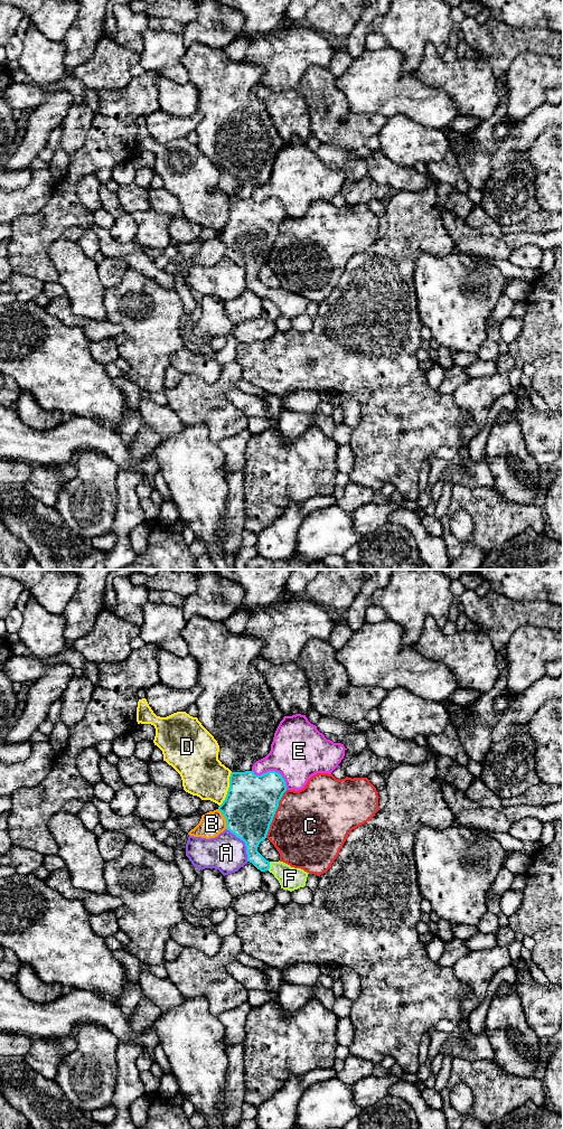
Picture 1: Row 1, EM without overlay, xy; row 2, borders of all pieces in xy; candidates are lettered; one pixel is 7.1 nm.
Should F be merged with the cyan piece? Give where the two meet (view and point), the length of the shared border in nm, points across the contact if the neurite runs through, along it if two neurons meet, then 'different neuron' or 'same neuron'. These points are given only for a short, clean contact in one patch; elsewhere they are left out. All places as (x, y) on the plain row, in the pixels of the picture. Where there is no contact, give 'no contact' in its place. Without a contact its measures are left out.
xy (269, 293) | 70 nm | across xy (252, 263), (252, 280), (269, 293), (279, 295), (290, 306) | same neuron

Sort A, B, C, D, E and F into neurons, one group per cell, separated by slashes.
A / B / C / D / E / F

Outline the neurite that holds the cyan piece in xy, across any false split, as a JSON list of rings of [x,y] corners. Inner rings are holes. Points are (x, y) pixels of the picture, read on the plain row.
[[[253,198],[232,199],[226,225],[218,237],[226,246],[226,256],[245,270],[247,289],[261,299],[272,300],[281,316],[292,319],[306,313],[309,300],[280,288],[269,289],[257,279],[285,218],[285,208],[275,198],[261,203]]]

